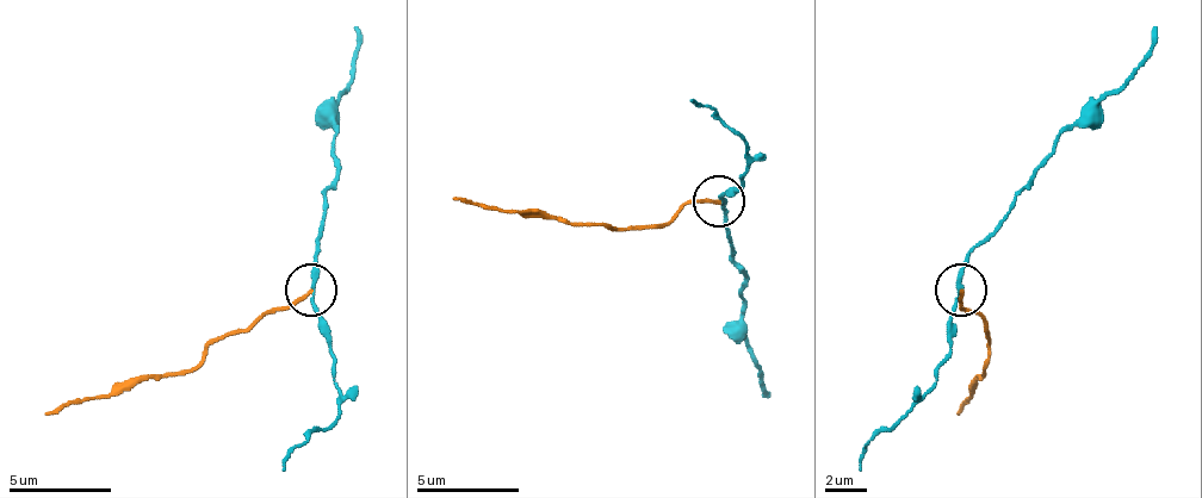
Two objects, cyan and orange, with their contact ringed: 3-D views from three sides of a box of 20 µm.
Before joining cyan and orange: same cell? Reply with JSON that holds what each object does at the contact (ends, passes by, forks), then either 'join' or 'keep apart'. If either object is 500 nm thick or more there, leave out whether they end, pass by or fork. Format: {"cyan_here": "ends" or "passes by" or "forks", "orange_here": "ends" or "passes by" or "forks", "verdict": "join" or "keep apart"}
{"cyan_here": "passes by", "orange_here": "ends", "verdict": "keep apart"}

